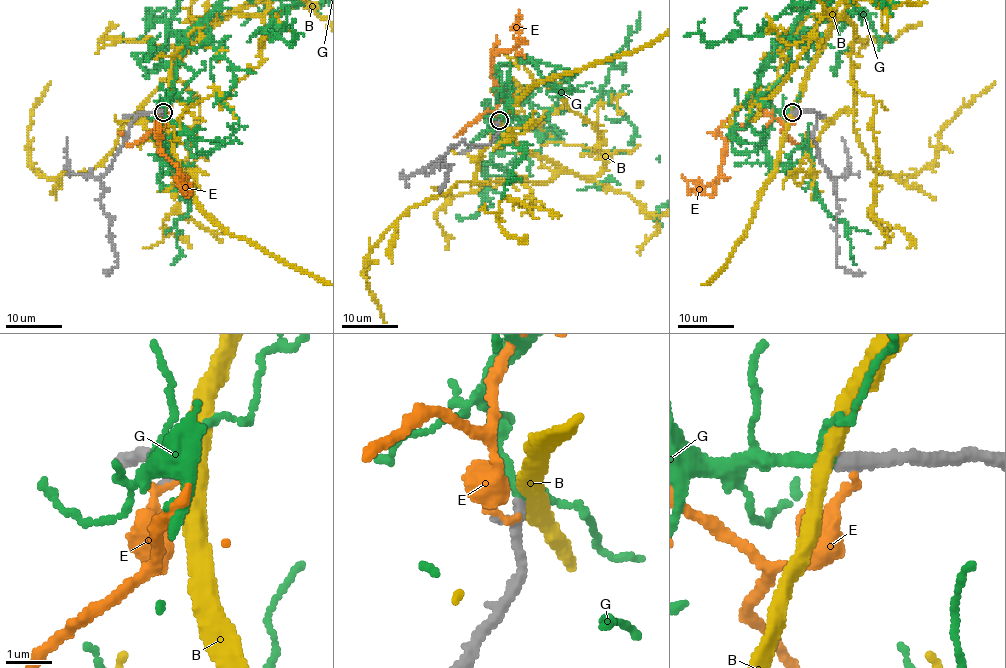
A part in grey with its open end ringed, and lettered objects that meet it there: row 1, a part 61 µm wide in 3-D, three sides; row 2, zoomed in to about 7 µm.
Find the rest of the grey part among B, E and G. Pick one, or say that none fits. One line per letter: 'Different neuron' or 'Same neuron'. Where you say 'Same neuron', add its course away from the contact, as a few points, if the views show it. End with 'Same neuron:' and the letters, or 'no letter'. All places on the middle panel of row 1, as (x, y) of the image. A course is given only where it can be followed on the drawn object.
B: Different neuron
E: Different neuron
G: Same neuron
Same neuron: G

